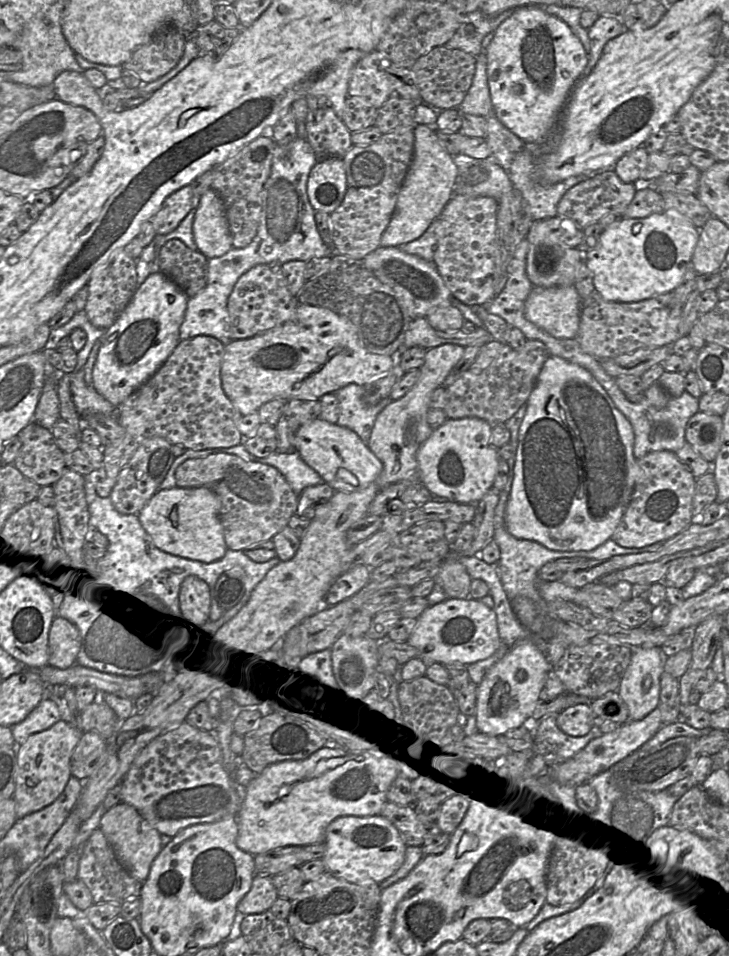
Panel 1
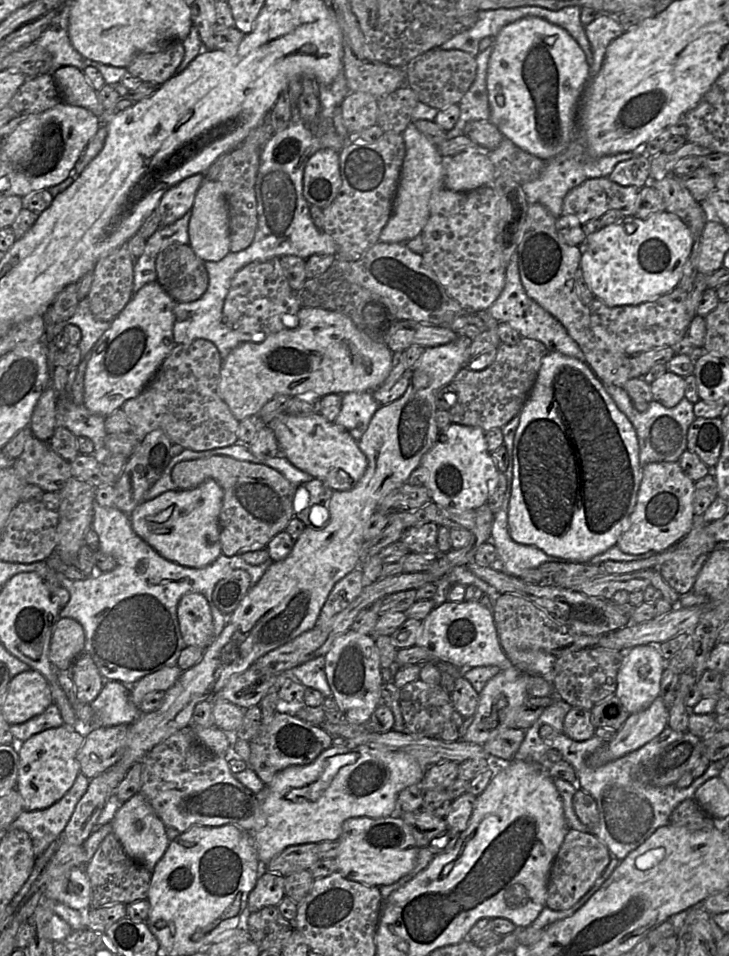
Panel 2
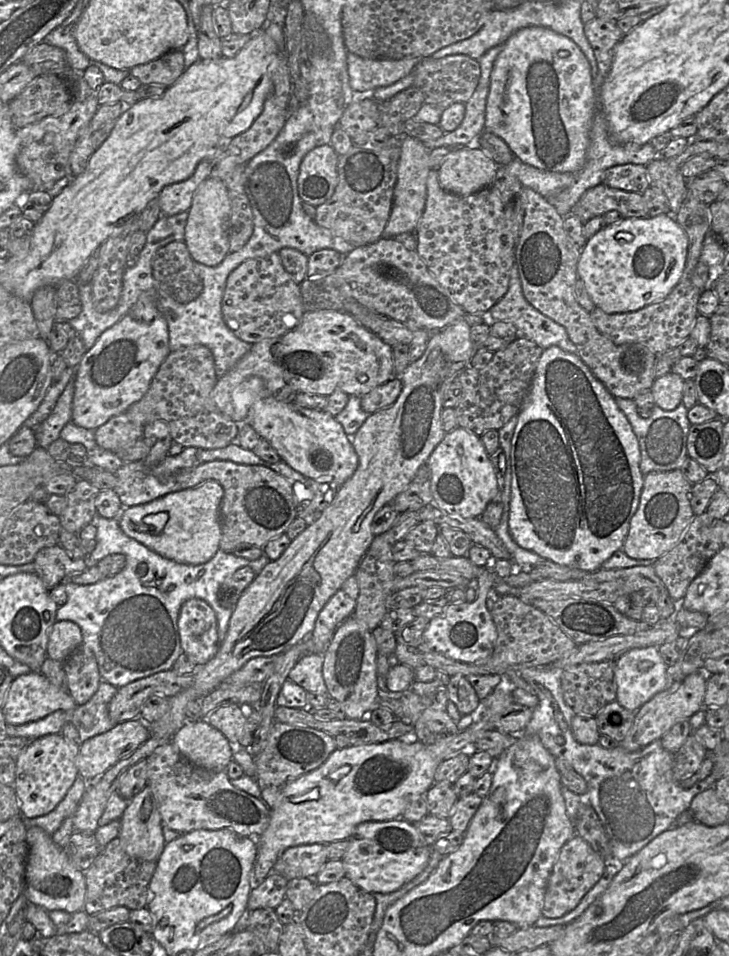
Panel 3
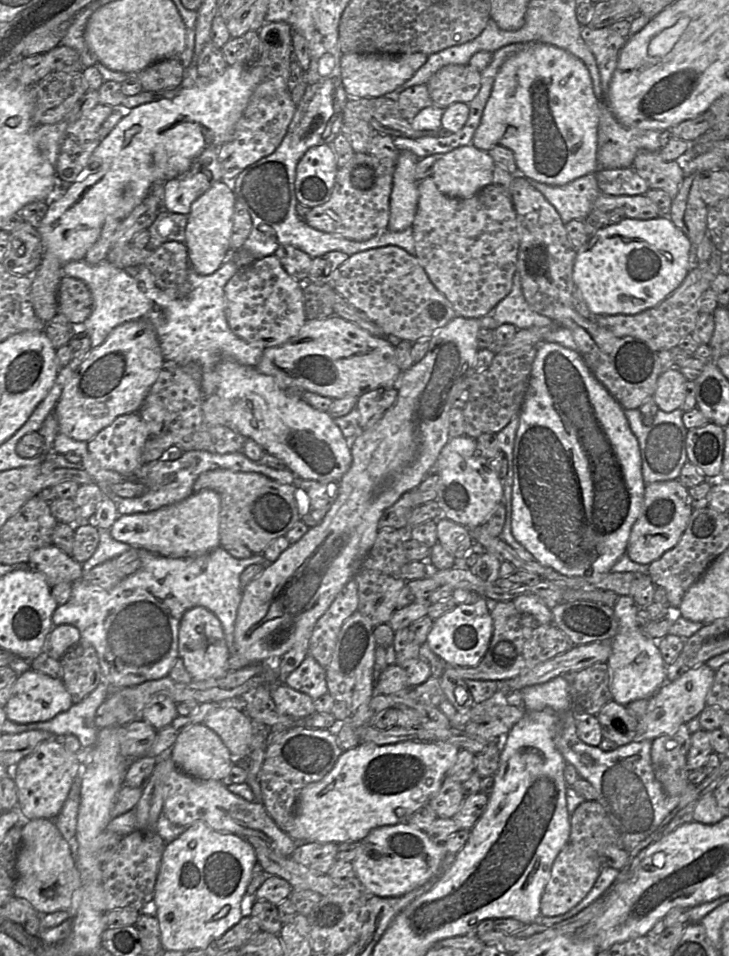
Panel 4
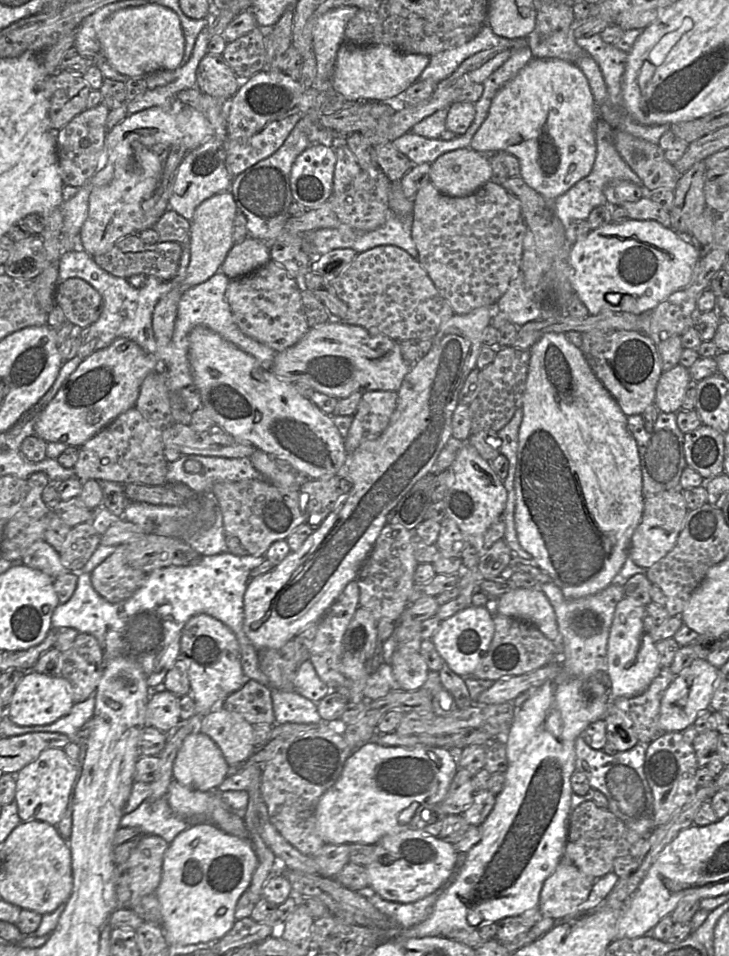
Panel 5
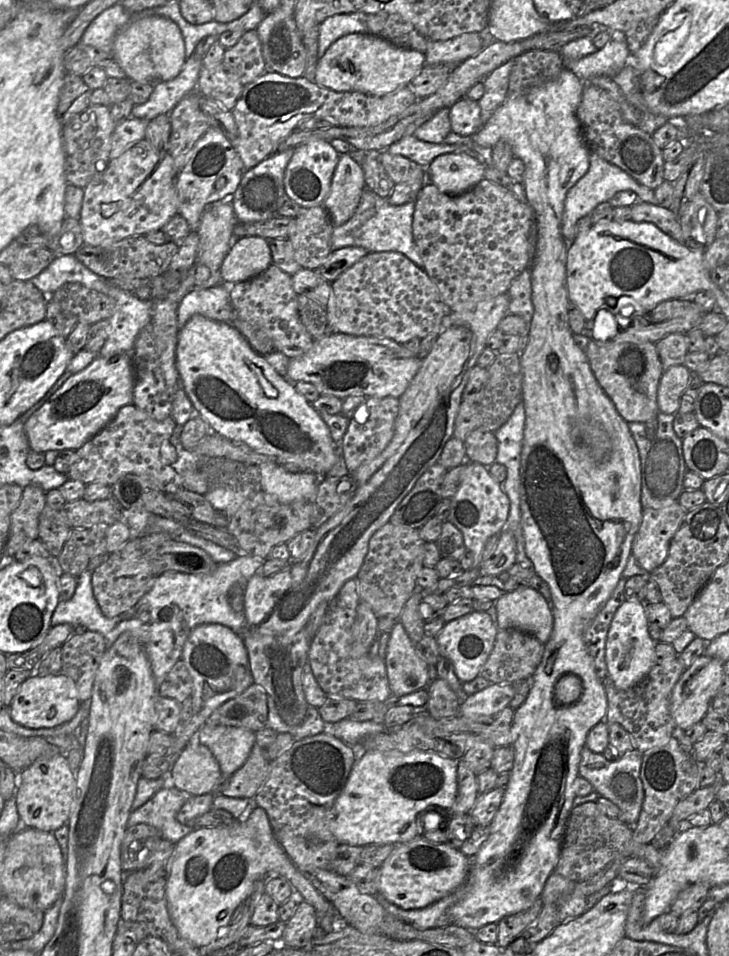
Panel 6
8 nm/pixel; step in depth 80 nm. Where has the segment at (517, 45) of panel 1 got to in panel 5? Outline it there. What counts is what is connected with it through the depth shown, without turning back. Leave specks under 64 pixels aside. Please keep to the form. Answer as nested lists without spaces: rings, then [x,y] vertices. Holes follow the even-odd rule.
[[[533,58],[497,92],[470,148],[482,154],[506,152],[515,156],[526,184],[552,203],[591,172],[597,119],[588,80],[577,64]]]

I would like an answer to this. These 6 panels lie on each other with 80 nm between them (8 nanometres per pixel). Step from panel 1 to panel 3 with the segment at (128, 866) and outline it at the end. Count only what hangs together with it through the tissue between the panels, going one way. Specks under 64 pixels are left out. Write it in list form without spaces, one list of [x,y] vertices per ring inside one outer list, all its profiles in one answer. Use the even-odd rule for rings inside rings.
[[[149,786],[130,800],[120,821],[118,838],[126,853],[135,858],[157,862],[166,842],[158,803]]]

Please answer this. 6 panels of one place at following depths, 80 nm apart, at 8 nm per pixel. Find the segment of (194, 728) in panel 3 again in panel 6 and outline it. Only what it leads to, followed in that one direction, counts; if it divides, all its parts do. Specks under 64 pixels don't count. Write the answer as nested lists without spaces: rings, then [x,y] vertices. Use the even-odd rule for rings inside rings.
[[[198,735],[190,739],[168,773],[169,783],[191,796],[213,793],[222,778],[217,760],[209,748],[199,743]]]

